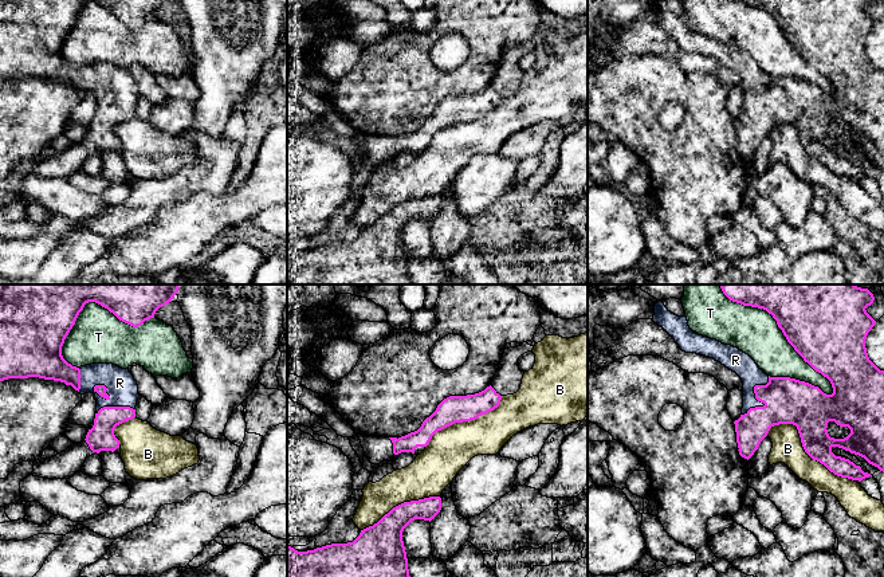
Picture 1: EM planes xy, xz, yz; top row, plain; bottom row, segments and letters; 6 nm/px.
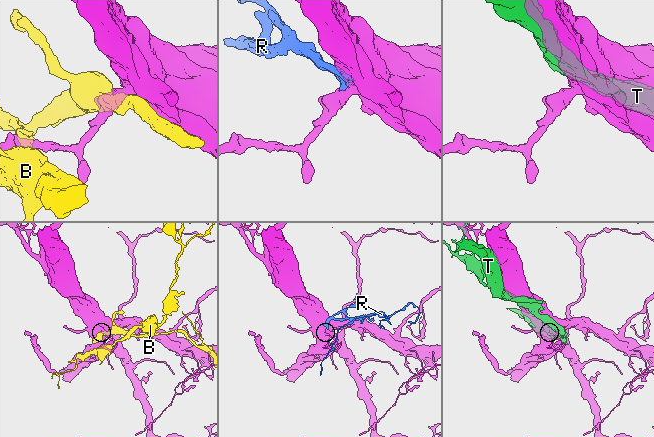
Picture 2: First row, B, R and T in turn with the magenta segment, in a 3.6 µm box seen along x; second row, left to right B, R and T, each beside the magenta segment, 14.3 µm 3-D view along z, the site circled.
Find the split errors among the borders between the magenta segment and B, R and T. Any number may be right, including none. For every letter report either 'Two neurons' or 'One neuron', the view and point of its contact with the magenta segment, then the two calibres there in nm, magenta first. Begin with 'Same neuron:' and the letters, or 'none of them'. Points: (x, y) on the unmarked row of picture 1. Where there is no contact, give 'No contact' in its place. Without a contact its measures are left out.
Same neuron: R
B: Two neurons. Touches magenta at yz (804, 148). Thickness 260 nm (magenta) against 180 nm
R: One neuron. Touches magenta at yz (755, 97). Thickness 280 nm (magenta) against 140 nm
T: Two neurons. Touches magenta at yz (784, 34). Thickness 400 nm (magenta) against 280 nm

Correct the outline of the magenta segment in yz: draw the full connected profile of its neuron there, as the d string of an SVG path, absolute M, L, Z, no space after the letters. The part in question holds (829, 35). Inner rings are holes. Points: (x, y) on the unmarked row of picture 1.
M661 0L655 4L653 21L661 25L685 52L696 52L720 62L730 70L735 71L743 82L743 107L742 114L734 121L736 132L736 142L739 154L750 158L758 149L761 141L767 136L774 125L793 123L797 126L805 152L813 158L824 164L837 176L861 181L872 176L864 172L849 158L836 156L833 146L842 148L850 153L864 157L869 164L884 172L884 70L880 70L868 56L865 39L875 25L876 20L867 12L867 7L873 0L732 0L743 5L751 5L766 9L777 20L787 42L816 71L826 76L833 87L832 94L824 93L818 86L790 76L770 76L755 60L738 47L724 44L716 39L711 39L694 32L687 16L672 13ZM834 121L840 126L848 126L850 133L844 138L830 137L828 133L828 122Z

